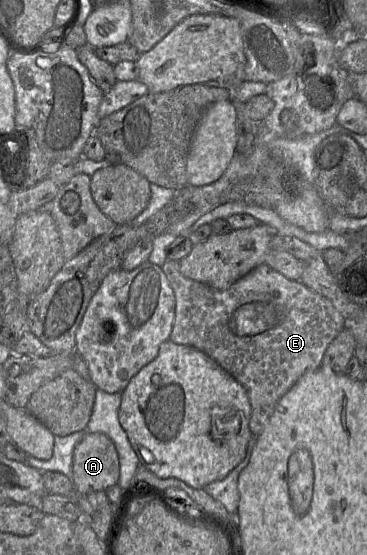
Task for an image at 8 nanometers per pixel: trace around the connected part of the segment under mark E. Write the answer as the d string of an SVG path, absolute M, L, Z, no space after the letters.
M167 259L161 268L175 295L175 319L170 339L176 344L188 345L205 353L217 362L225 371L231 374L245 388L251 403L250 430L252 436L258 437L268 424L280 399L304 374L321 367L327 347L345 328L344 316L333 306L329 299L314 292L301 281L287 278L265 263L258 265L249 273L233 282L226 289L215 289L207 284L185 277L180 272L179 261L177 260Z

